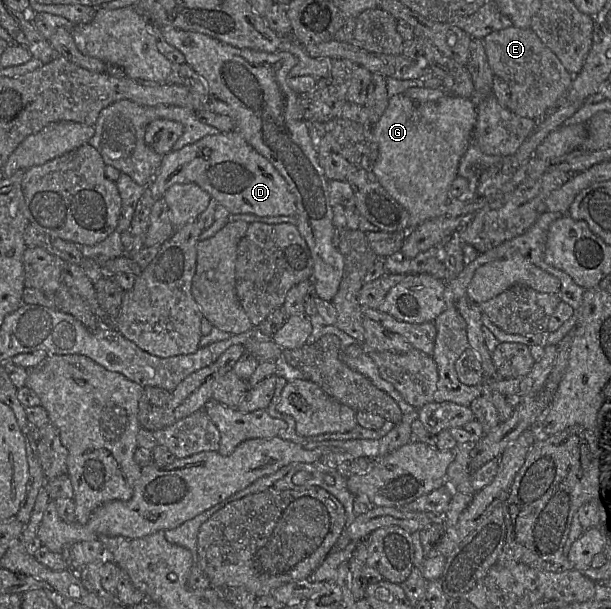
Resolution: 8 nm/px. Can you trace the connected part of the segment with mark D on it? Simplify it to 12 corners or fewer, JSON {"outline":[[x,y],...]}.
{"outline":[[237,131],[164,155],[154,199],[197,184],[231,215],[295,216],[285,179]]}

